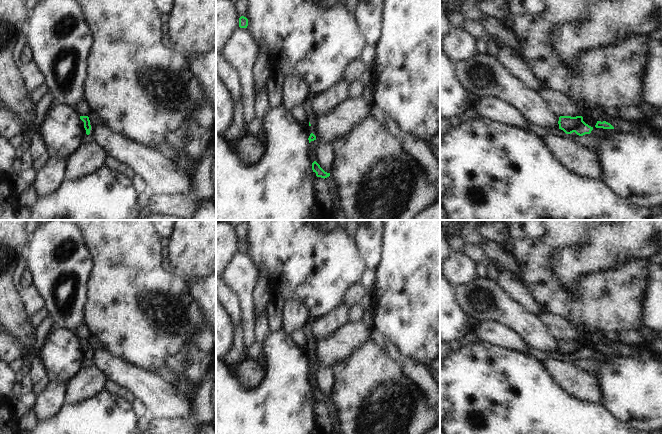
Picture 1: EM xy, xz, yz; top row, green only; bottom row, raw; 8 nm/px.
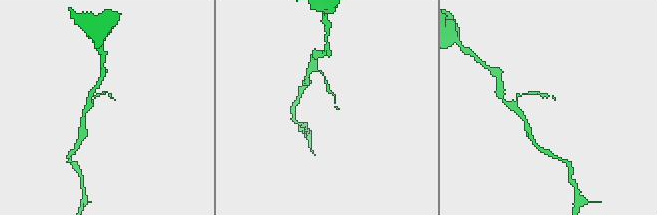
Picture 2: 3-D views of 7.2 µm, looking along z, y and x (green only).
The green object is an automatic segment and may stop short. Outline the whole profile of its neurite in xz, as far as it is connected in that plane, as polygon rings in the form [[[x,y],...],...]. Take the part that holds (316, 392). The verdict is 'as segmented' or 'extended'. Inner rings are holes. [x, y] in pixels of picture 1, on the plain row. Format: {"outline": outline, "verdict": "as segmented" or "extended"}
{"outline": [[[316,385],[312,387],[312,394],[316,397],[317,401],[325,403],[330,400],[330,397],[325,396]]], "verdict": "as segmented"}

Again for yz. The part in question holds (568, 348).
{"outline": [[[560,340],[559,341],[559,353],[563,354],[566,358],[575,356],[579,360],[590,358],[593,351],[589,350],[583,345],[582,340]]], "verdict": "as segmented"}

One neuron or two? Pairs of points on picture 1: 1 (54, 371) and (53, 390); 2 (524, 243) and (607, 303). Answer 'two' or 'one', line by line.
1: two
2: one

